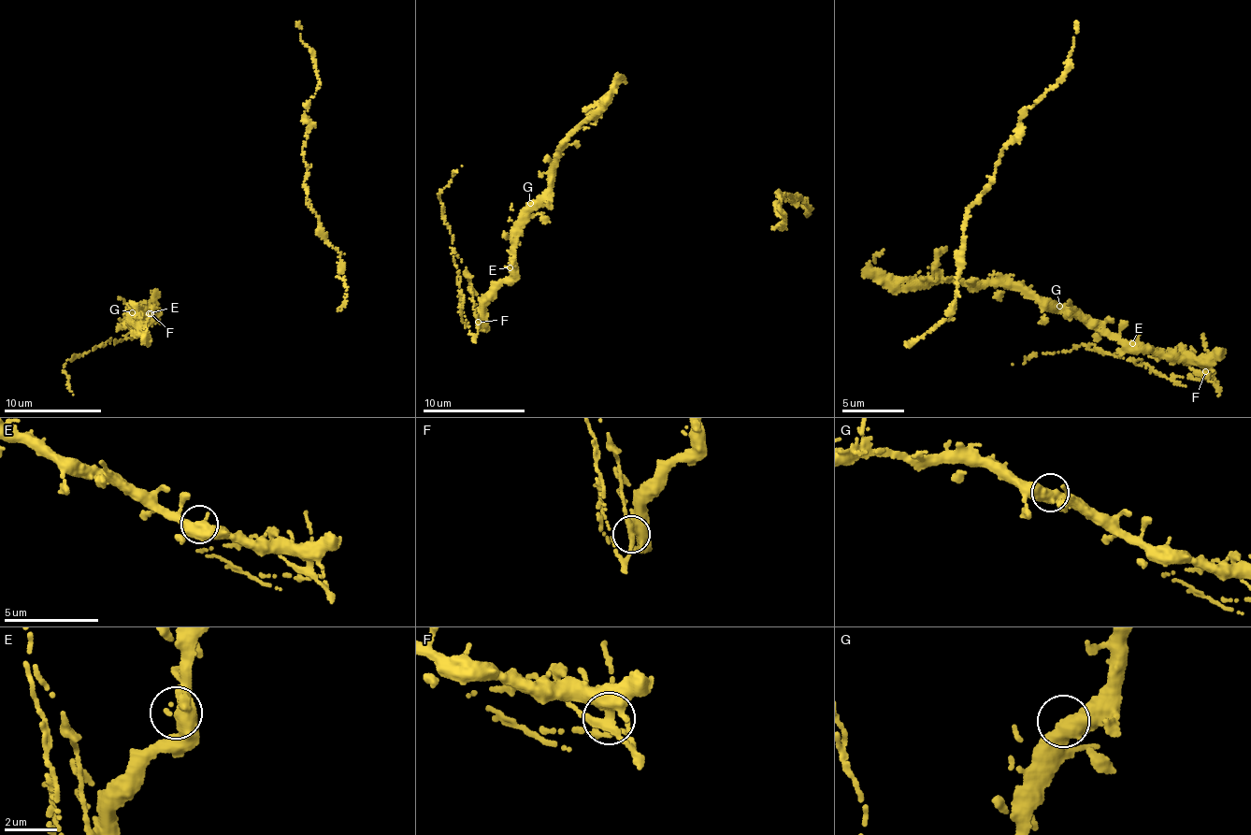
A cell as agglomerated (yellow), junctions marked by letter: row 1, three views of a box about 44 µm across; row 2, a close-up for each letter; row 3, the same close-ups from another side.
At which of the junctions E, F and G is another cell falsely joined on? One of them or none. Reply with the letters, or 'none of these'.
F

